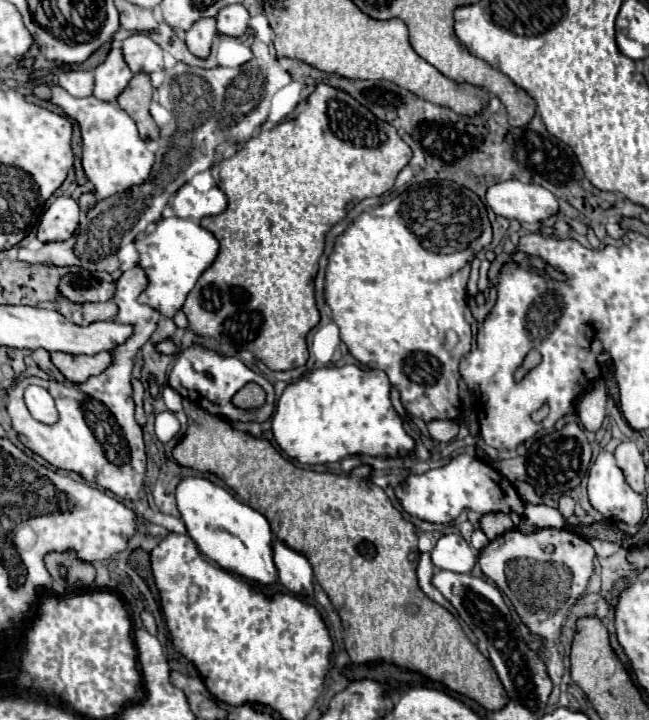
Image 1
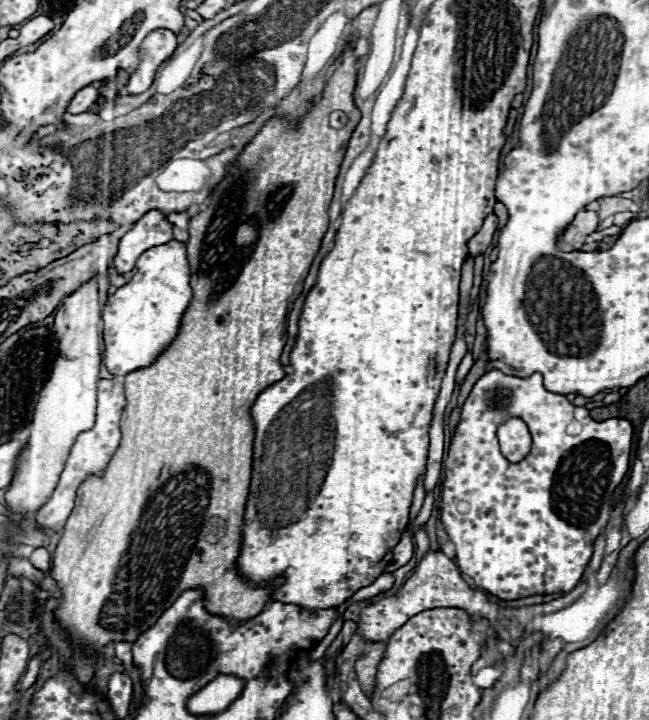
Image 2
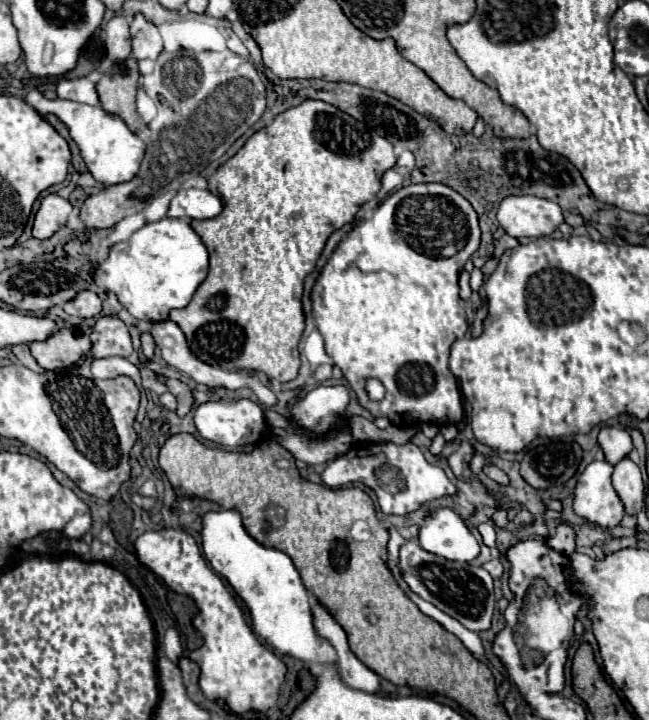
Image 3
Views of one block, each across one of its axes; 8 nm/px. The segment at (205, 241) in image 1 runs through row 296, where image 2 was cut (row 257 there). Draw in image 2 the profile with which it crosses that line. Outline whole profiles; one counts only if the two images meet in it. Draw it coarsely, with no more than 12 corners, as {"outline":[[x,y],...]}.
{"outline":[[186,244],[146,250],[102,308],[106,368],[152,364],[192,298]]}

